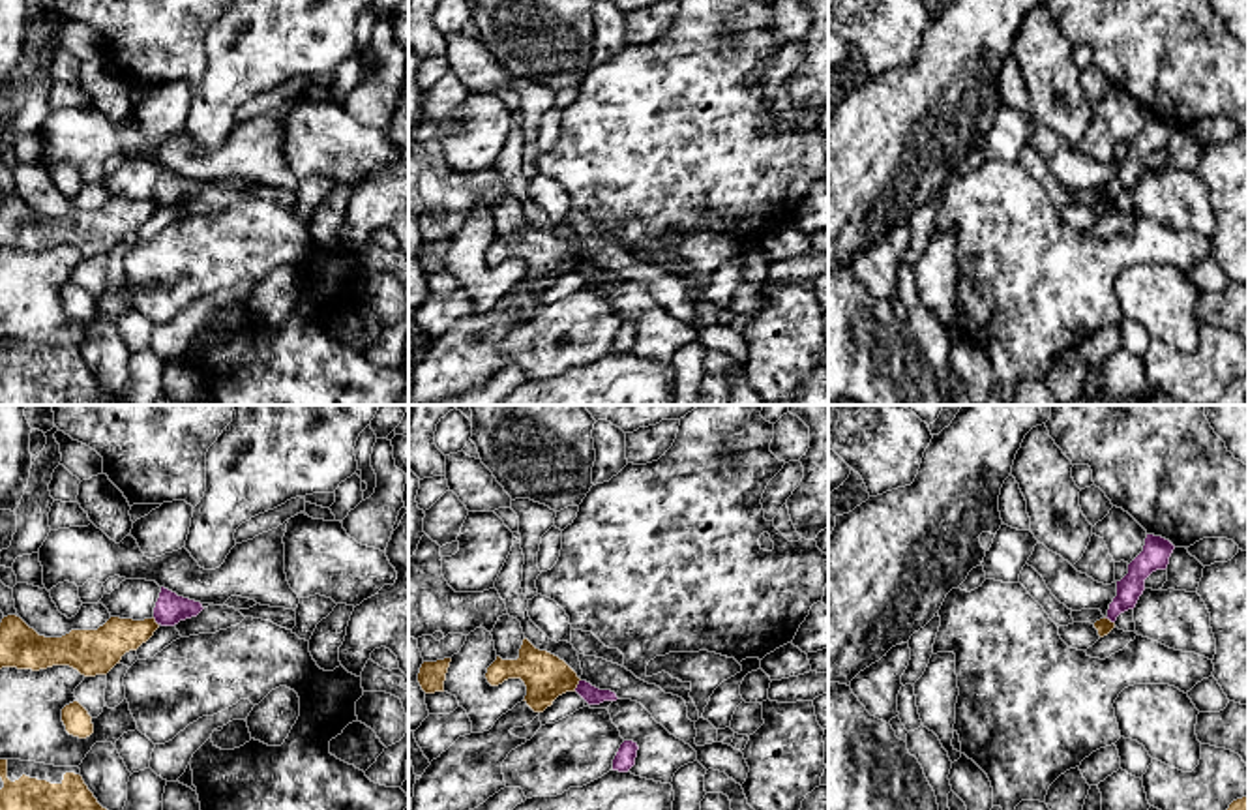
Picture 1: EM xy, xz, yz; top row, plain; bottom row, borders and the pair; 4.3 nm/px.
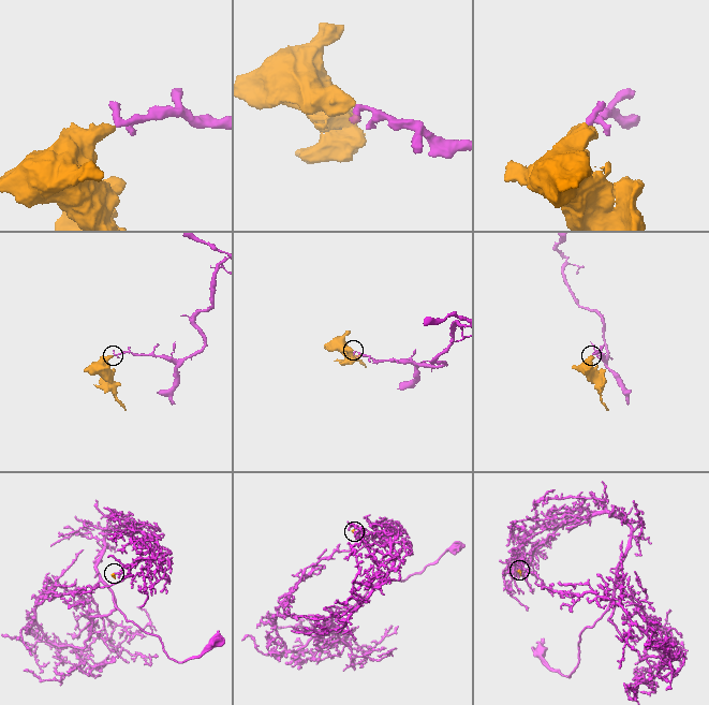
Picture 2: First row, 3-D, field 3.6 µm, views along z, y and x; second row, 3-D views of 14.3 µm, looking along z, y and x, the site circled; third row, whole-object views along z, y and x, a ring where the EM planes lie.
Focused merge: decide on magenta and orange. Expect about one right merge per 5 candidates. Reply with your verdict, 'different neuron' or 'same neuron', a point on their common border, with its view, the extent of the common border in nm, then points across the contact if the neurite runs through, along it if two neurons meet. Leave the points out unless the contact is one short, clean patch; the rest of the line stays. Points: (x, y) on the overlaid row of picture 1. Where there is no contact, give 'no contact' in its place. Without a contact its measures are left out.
different neuron; meets magenta in xz at (578, 685); contact 60 nm long; border along xz (579, 679), (574, 690)

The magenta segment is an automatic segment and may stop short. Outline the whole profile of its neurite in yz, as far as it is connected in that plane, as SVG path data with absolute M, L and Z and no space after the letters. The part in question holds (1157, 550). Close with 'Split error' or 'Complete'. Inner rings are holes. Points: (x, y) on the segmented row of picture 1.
M1147 534L1143 551L1128 564L1128 574L1117 581L1117 596L1109 604L1107 617L1111 622L1128 609L1134 609L1145 591L1145 579L1166 570L1175 546L1154 534Z. Complete

